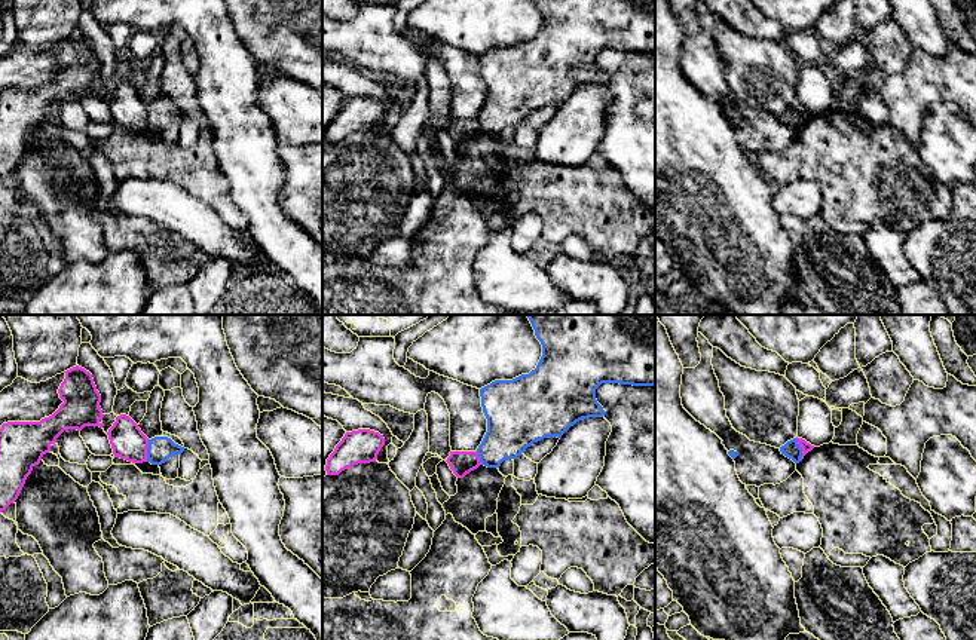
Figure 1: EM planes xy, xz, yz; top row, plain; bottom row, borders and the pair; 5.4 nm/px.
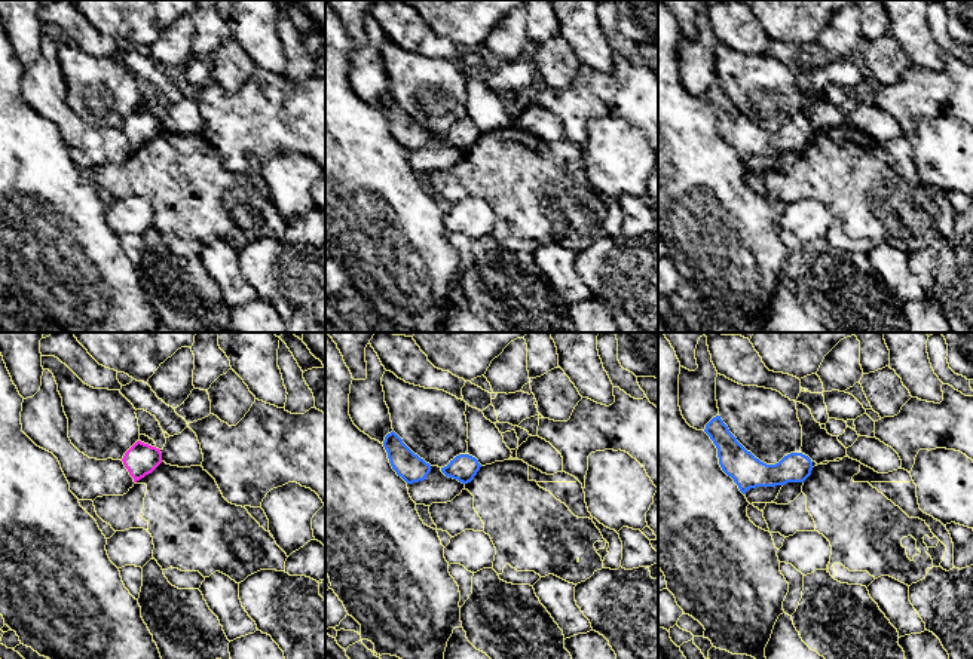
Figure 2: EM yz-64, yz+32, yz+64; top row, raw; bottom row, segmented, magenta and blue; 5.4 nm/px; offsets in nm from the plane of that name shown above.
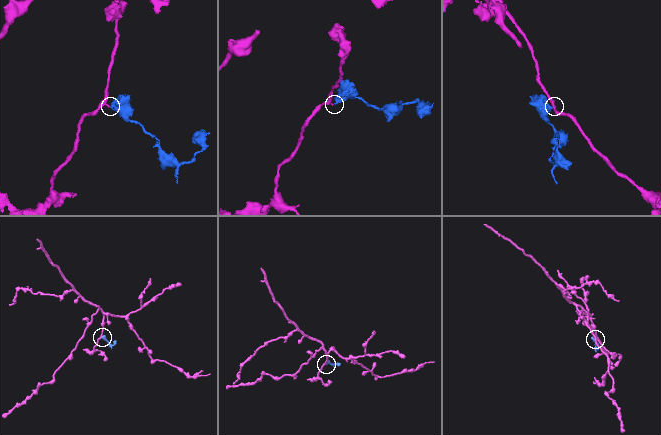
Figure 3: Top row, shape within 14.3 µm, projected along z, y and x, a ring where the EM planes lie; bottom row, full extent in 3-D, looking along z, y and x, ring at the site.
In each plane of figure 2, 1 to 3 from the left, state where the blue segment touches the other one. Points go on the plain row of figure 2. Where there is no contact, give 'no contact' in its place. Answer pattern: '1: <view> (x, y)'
1: no contact
2: no contact
3: no contact

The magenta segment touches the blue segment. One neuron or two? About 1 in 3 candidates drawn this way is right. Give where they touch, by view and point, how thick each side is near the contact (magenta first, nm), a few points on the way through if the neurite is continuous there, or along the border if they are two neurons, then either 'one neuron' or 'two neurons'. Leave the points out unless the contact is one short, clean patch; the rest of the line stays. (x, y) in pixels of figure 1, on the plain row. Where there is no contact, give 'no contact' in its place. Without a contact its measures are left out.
yz (802, 116) | 50/90 nm | along yz (795, 106), (801, 116), (801, 126) | two neurons

